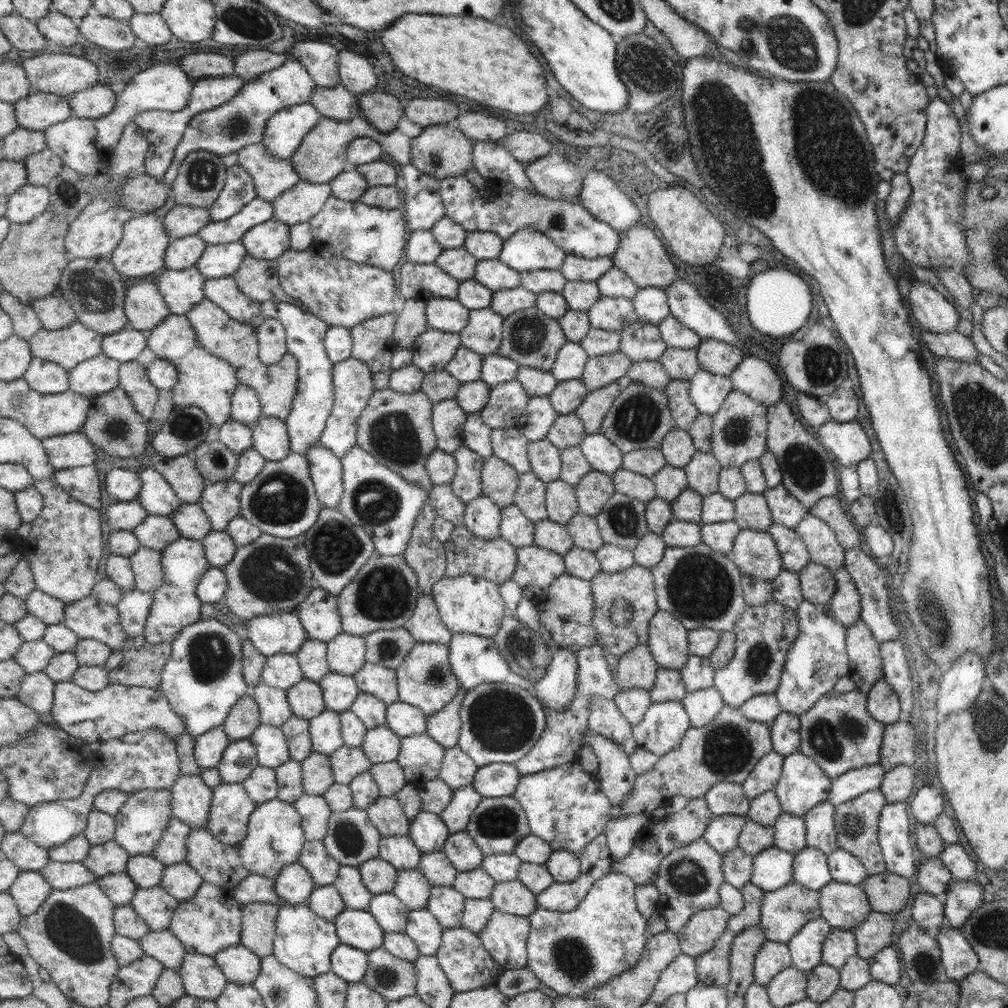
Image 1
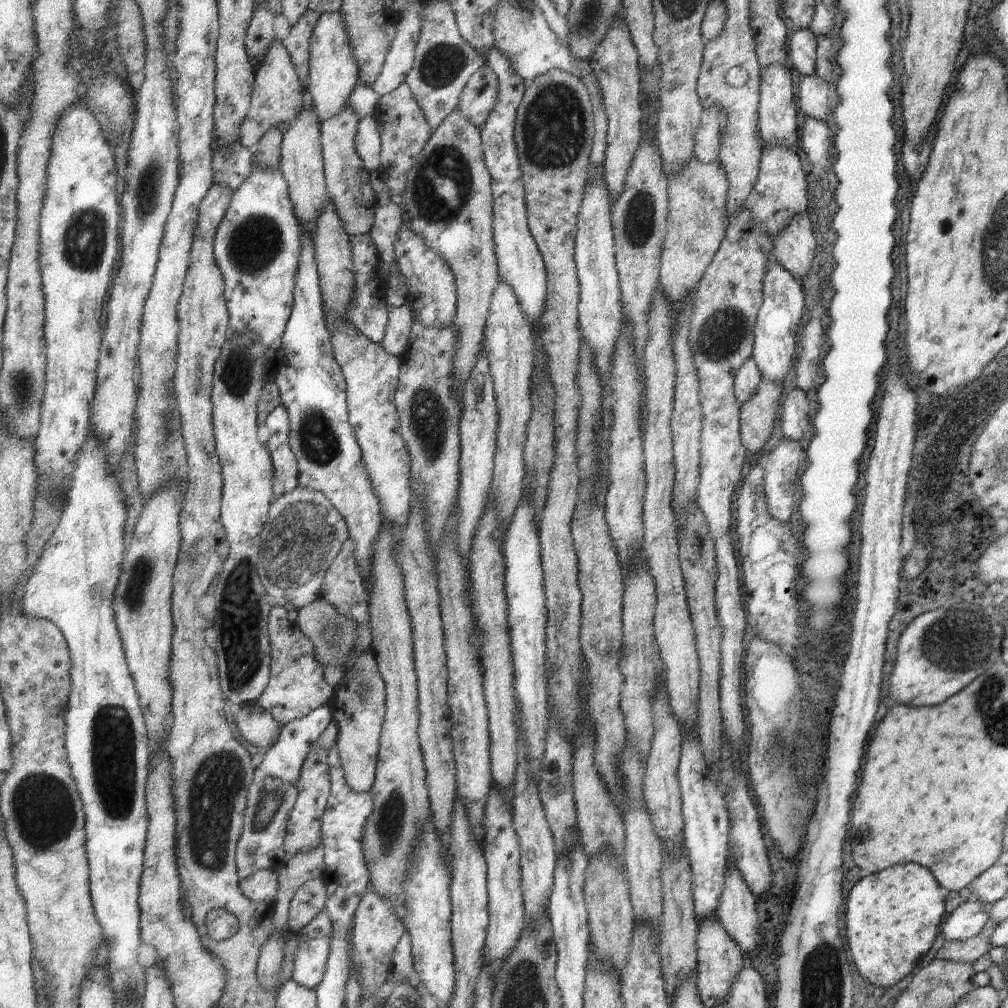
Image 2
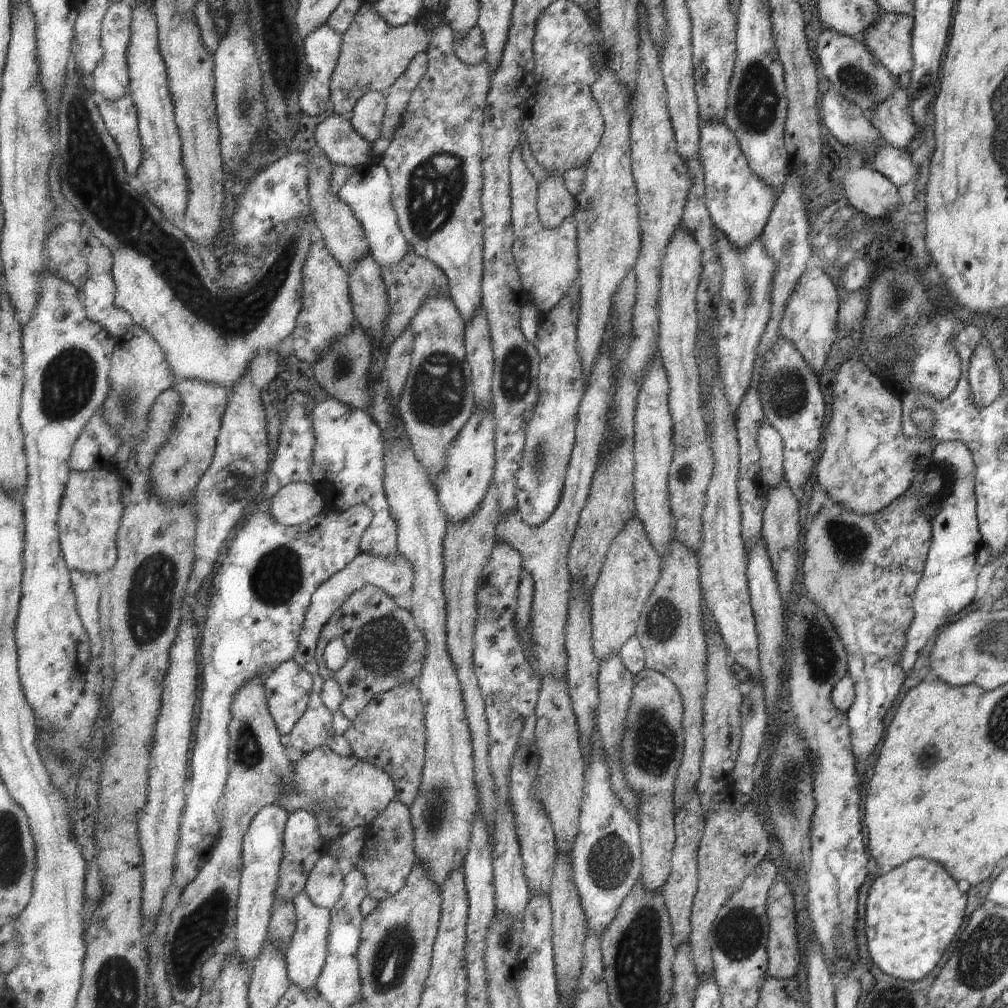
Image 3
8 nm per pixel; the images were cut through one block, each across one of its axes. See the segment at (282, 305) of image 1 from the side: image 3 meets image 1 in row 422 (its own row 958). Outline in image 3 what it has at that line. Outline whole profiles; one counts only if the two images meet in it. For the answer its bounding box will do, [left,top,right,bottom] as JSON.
[286,890,332,989]

